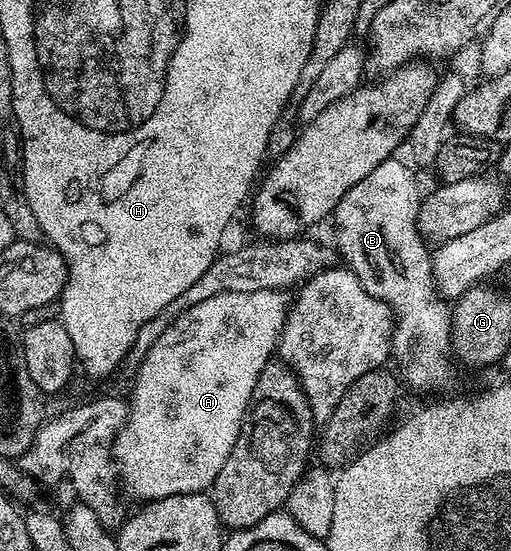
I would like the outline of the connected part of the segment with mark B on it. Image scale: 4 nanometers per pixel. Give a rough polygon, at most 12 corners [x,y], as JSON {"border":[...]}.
{"border":[[393,157],[338,201],[335,250],[392,310],[399,374],[452,383],[452,312]]}

